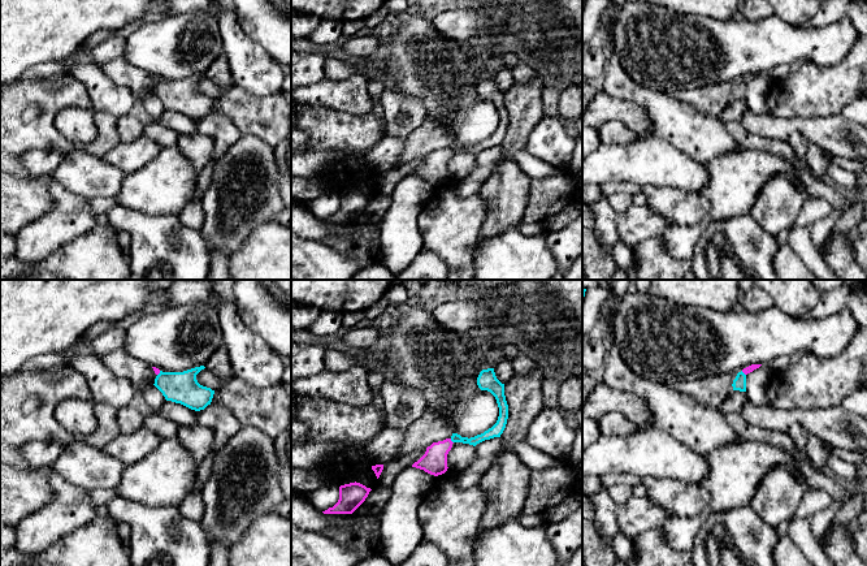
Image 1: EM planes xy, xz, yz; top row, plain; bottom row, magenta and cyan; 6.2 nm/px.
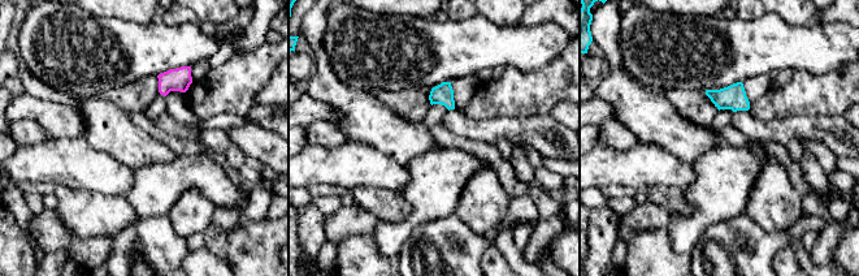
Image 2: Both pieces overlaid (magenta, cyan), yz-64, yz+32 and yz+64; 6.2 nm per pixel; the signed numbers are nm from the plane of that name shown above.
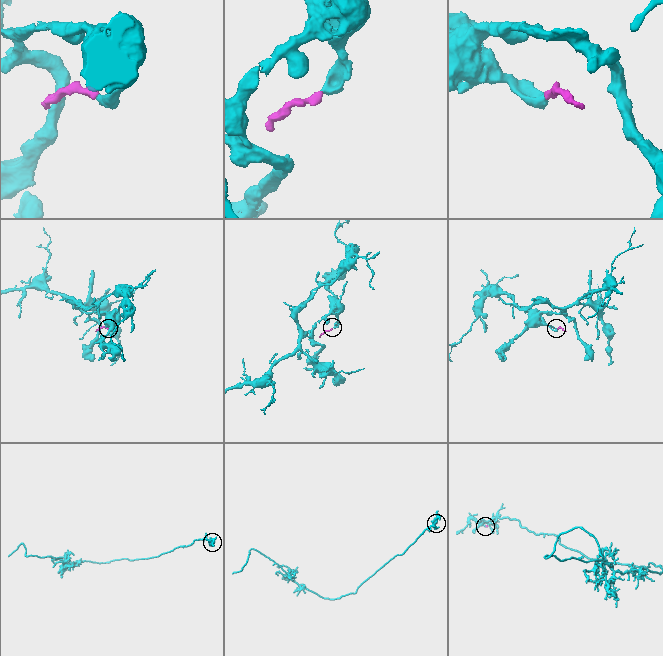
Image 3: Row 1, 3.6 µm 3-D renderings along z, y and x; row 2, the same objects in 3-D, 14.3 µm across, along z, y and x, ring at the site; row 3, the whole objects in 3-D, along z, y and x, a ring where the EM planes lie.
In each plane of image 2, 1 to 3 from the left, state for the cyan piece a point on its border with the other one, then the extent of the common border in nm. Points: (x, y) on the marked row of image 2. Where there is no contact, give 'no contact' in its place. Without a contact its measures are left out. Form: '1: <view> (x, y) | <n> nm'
1: no contact
2: no contact
3: no contact

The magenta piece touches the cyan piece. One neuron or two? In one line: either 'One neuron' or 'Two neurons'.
Two neurons

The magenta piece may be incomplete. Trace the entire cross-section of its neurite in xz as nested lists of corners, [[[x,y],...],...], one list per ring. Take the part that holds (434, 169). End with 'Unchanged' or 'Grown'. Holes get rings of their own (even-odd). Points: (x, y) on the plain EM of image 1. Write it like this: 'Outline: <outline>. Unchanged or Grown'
Outline: [[[451,147],[433,151],[426,156],[425,163],[412,173],[412,176],[424,178],[425,181],[438,185],[447,180],[447,163],[452,156]]]. Unchanged

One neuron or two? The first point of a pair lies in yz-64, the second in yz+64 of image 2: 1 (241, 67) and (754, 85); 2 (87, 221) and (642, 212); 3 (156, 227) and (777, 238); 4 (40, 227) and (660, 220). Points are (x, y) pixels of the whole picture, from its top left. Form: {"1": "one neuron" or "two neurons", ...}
{"1": "two neurons", "2": "two neurons", "3": "one neuron", "4": "one neuron"}

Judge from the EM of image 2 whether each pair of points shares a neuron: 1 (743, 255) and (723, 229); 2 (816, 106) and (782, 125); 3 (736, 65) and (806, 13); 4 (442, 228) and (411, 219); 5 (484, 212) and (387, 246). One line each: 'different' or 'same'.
1: same
2: different
3: different
4: different
5: different

